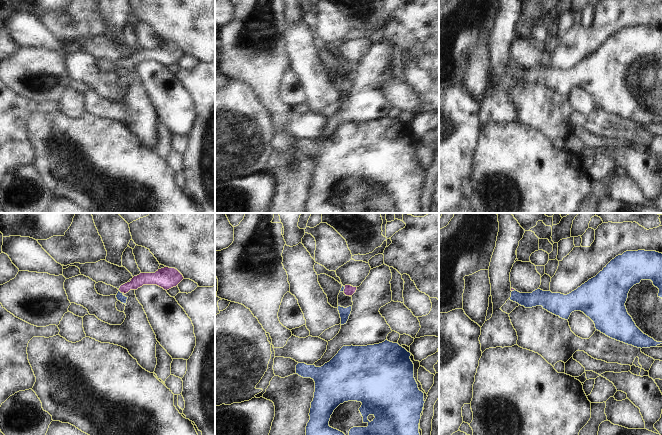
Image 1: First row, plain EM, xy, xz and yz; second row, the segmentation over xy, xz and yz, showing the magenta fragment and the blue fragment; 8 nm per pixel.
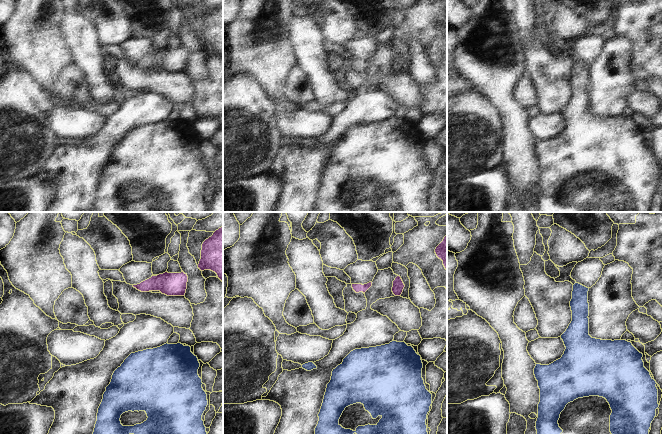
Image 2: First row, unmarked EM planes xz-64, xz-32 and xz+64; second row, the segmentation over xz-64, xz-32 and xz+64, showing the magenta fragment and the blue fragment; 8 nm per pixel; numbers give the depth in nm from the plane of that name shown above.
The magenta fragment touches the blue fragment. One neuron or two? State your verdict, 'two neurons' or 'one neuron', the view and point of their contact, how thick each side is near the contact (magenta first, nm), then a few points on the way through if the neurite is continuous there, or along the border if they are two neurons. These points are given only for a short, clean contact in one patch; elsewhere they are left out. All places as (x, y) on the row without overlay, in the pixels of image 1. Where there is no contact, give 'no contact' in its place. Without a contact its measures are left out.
two neurons; contact xy (121, 68); calibres 100 and 70 nm; border xy (119, 66), (122, 69)

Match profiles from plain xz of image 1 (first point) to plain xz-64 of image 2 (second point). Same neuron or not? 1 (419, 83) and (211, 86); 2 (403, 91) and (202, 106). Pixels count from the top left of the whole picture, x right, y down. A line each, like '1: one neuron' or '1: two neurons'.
1: two neurons
2: two neurons

